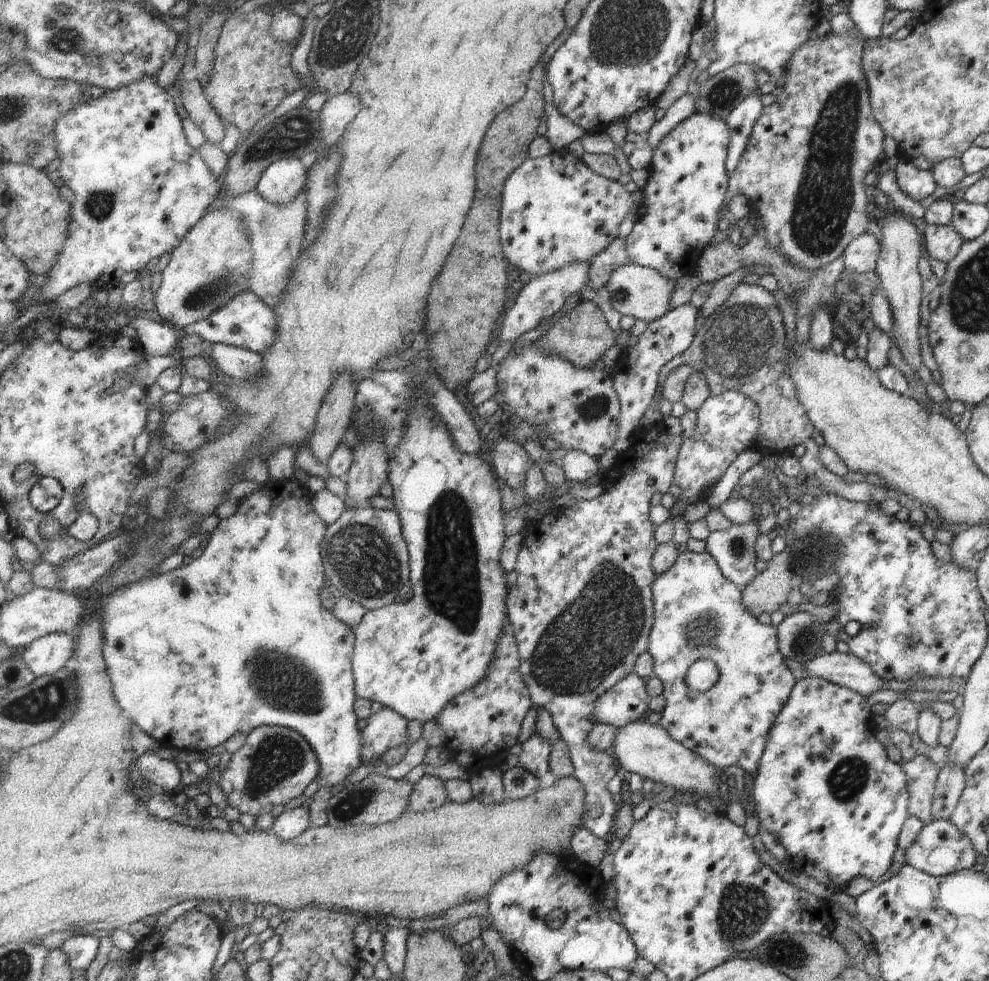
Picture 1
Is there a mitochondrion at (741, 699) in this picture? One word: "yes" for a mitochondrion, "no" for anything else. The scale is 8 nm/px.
no

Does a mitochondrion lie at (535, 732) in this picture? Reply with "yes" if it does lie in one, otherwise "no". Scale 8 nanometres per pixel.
no

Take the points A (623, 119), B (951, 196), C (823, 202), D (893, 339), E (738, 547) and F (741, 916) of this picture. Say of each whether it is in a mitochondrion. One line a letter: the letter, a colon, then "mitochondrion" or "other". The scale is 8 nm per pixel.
A: other
B: other
C: mitochondrion
D: other
E: mitochondrion
F: mitochondrion

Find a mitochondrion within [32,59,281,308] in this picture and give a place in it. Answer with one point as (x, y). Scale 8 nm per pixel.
(99, 205)

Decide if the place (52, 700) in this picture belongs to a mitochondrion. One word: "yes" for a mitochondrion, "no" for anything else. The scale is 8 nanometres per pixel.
yes

